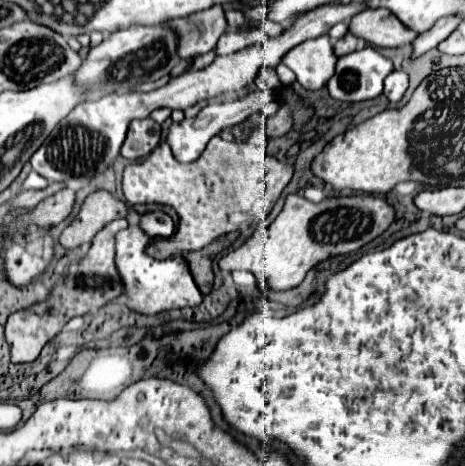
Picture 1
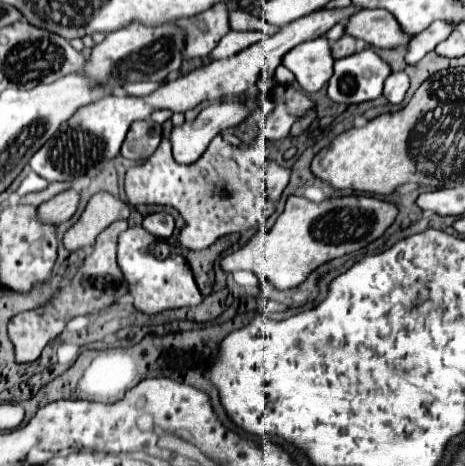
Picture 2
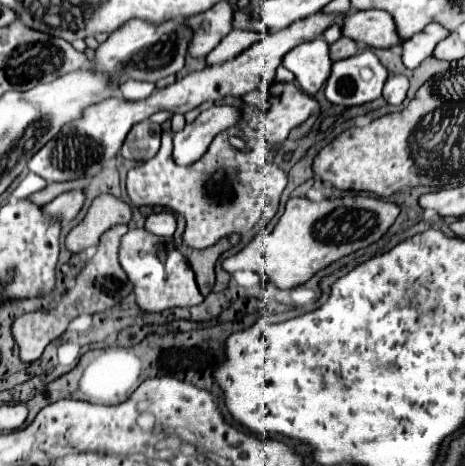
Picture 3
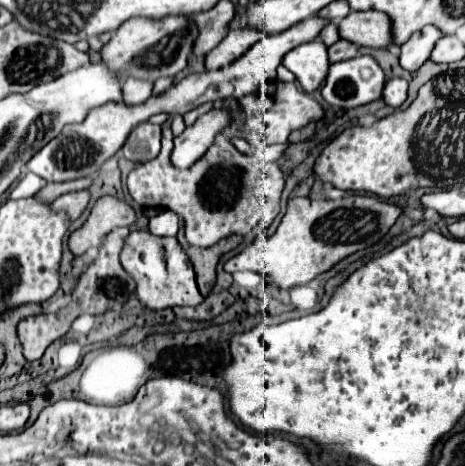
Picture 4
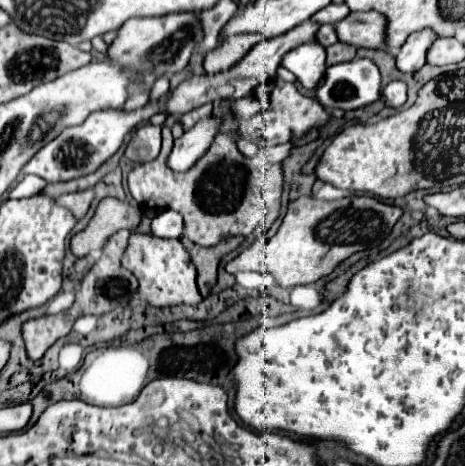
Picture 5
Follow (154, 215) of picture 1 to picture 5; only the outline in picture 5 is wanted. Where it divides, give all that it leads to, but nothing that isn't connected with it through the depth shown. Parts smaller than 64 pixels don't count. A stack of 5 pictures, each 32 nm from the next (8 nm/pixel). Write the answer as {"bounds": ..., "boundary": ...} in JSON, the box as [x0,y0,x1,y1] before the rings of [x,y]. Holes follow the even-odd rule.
{"bounds":[152,210,184,238],"boundary":[[[164,210],[152,218],[152,234],[158,238],[180,238],[184,234],[184,220],[174,210]]]}

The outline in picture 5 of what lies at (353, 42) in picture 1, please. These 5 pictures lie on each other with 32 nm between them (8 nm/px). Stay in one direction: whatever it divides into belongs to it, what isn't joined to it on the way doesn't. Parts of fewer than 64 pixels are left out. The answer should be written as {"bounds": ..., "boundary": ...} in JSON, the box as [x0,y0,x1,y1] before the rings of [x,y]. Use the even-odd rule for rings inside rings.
{"bounds":[328,42,356,66],"boundary":[[[336,42],[332,44],[328,50],[328,66],[334,66],[334,64],[340,64],[340,62],[348,62],[348,60],[354,60],[356,58],[356,48],[354,46],[348,46],[344,42]]]}

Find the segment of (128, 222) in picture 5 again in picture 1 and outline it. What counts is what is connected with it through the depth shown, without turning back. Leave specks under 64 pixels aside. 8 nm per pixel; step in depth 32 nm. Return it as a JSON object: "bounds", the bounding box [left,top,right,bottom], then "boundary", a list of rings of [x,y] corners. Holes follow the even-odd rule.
{"bounds":[58,190,126,248],"boundary":[[[106,190],[92,192],[80,206],[76,218],[62,230],[58,242],[64,248],[90,244],[94,234],[116,218],[126,218],[126,204]]]}

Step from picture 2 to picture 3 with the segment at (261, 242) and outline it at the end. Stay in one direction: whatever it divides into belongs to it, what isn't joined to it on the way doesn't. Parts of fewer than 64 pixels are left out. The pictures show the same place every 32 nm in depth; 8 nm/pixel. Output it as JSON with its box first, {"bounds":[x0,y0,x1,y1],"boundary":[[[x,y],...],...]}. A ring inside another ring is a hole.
{"bounds":[222,189,400,290],"boundary":[[[335,189],[332,195],[322,202],[312,202],[308,198],[290,198],[286,202],[284,214],[280,216],[278,224],[274,226],[274,230],[270,234],[260,232],[248,246],[244,246],[240,252],[228,256],[222,262],[222,268],[230,274],[236,270],[252,270],[252,272],[258,272],[264,280],[272,282],[276,288],[290,290],[290,288],[296,288],[296,286],[308,282],[320,268],[332,264],[334,260],[338,260],[346,254],[352,254],[360,248],[366,248],[372,242],[376,242],[378,238],[382,238],[382,234],[394,224],[398,214],[400,214],[400,208],[396,204],[384,202],[376,196],[344,196],[342,192]]]}

